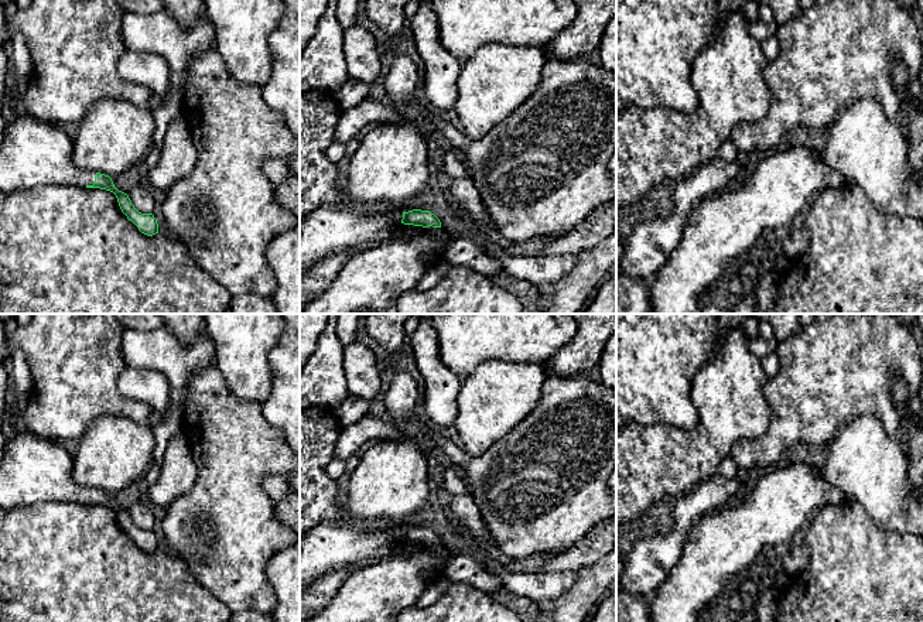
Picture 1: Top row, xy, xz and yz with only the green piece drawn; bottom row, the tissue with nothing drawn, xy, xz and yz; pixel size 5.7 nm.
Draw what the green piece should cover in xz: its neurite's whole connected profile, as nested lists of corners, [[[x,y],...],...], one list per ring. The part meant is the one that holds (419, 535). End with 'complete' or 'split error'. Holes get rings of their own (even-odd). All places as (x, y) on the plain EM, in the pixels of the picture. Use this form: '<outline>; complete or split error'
[[[400,428],[394,438],[383,438],[369,448],[346,483],[342,498],[342,517],[321,523],[300,539],[300,589],[310,587],[322,575],[339,567],[359,563],[380,548],[400,540],[423,544],[441,544],[440,536],[430,527],[413,524],[413,515],[430,498],[428,462],[424,450]],[[363,522],[375,522],[379,530],[362,529]]]; split error

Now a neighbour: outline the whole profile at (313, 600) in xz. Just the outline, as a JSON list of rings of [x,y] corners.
[[[400,540],[394,544],[384,546],[373,556],[359,563],[332,570],[314,581],[310,587],[300,589],[300,622],[307,622],[310,618],[319,614],[351,574],[376,563],[380,558],[413,553],[420,547],[420,544],[421,543]]]

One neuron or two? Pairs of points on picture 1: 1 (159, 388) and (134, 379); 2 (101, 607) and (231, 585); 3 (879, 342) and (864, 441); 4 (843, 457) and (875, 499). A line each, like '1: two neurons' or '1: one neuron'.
1: one neuron
2: two neurons
3: two neurons
4: one neuron

